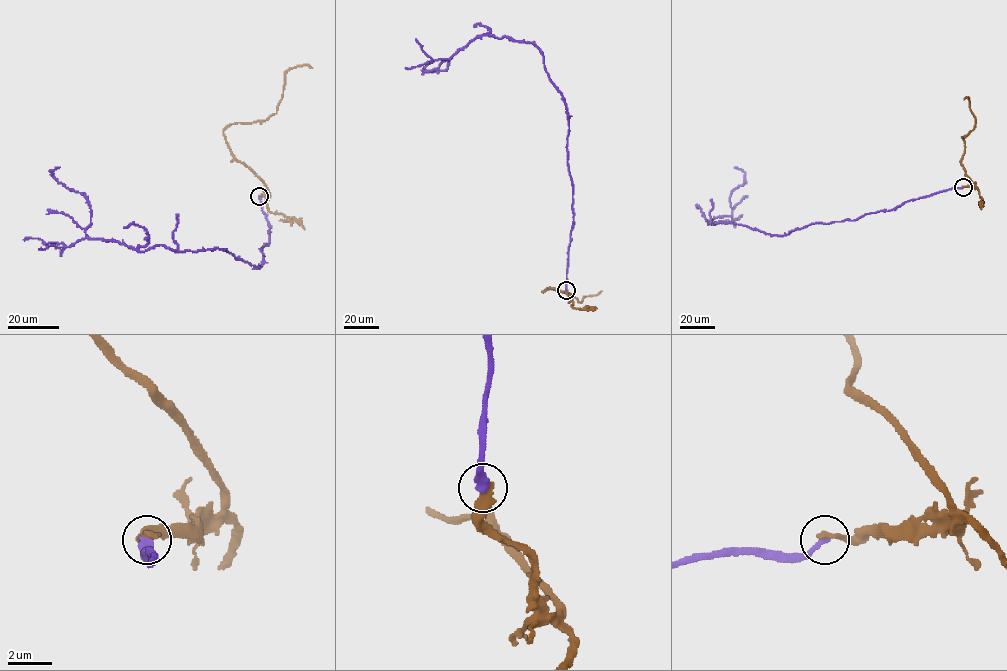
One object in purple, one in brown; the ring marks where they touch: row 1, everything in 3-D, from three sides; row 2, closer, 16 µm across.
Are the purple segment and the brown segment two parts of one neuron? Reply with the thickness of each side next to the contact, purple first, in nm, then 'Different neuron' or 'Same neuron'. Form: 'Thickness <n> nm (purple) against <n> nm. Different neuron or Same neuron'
Thickness 320 nm (purple) against 380 nm. Different neuron

